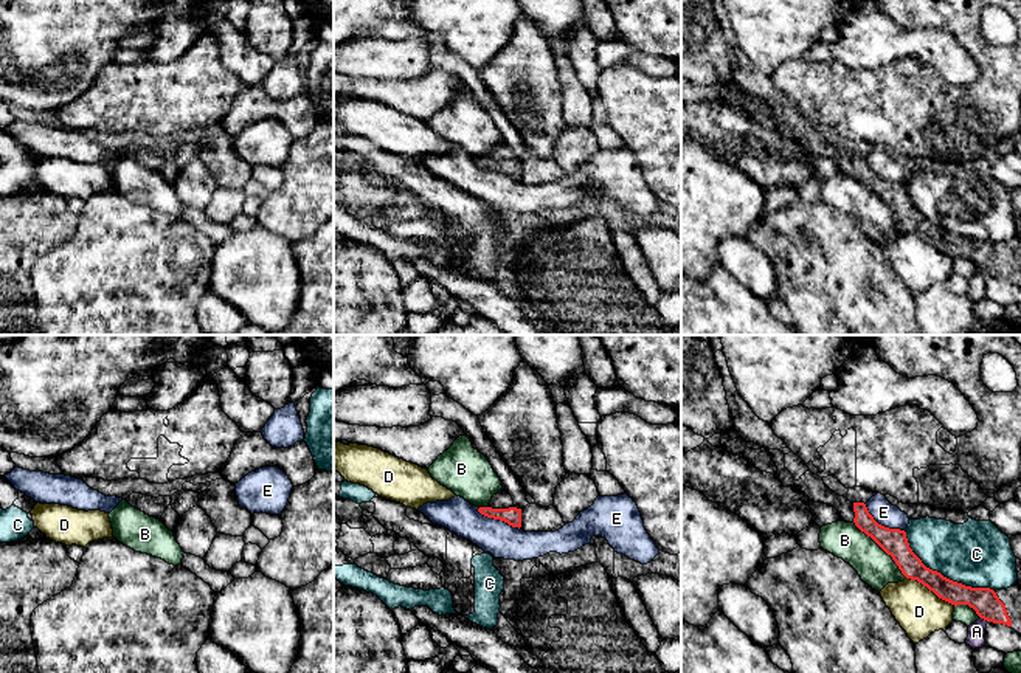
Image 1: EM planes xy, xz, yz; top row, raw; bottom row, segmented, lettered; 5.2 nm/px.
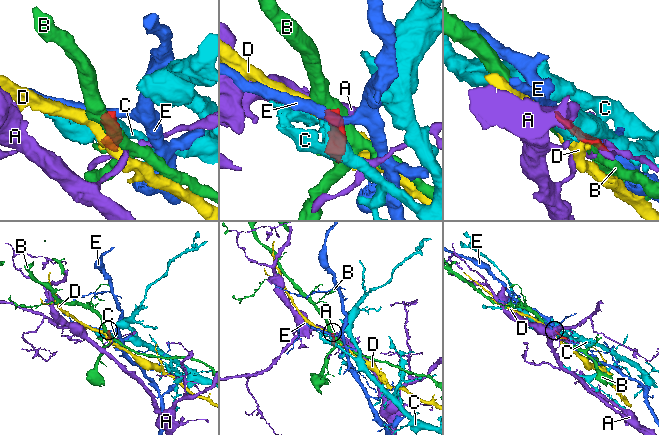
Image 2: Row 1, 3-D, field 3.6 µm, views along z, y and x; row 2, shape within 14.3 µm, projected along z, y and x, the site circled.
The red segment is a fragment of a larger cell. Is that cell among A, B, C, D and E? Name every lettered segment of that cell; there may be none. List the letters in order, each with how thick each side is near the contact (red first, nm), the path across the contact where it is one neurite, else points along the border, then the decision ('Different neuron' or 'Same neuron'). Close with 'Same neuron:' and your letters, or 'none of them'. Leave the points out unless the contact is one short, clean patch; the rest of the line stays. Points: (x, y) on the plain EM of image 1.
A: Thickness 140 nm (red) against 100 nm. Boundary: yz (979, 269), (987, 275). Different neuron
B: Thickness 140 nm (red) against 190 nm. Different neuron
C: Thickness 130 nm (red) against 340 nm. Different neuron
D: Thickness 120 nm (red) against 240 nm. Different neuron
E: Thickness 90 nm (red) against 180 nm. Boundary: xz (477, 162), (519, 182). Different neuron
Same neuron: none of them

